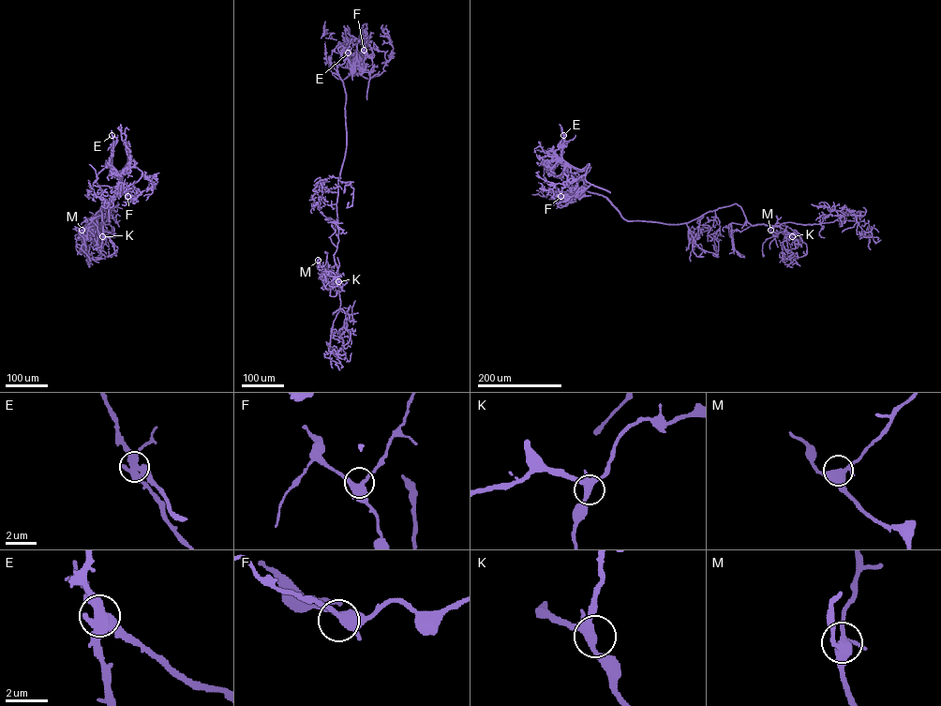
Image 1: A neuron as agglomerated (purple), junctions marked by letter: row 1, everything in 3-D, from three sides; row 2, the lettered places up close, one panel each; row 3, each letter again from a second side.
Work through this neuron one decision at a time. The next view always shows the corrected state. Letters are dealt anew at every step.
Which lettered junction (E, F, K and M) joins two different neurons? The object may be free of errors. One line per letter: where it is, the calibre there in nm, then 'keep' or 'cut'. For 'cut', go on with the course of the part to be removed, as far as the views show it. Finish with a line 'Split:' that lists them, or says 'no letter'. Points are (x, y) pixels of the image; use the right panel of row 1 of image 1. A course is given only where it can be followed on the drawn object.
E: place (563, 135); calibre 440 nm; cut
F: place (560, 196); calibre 400 nm; keep
K: place (792, 236); calibre 340 nm; keep
M: place (770, 230); calibre 440 nm; keep
Split: E

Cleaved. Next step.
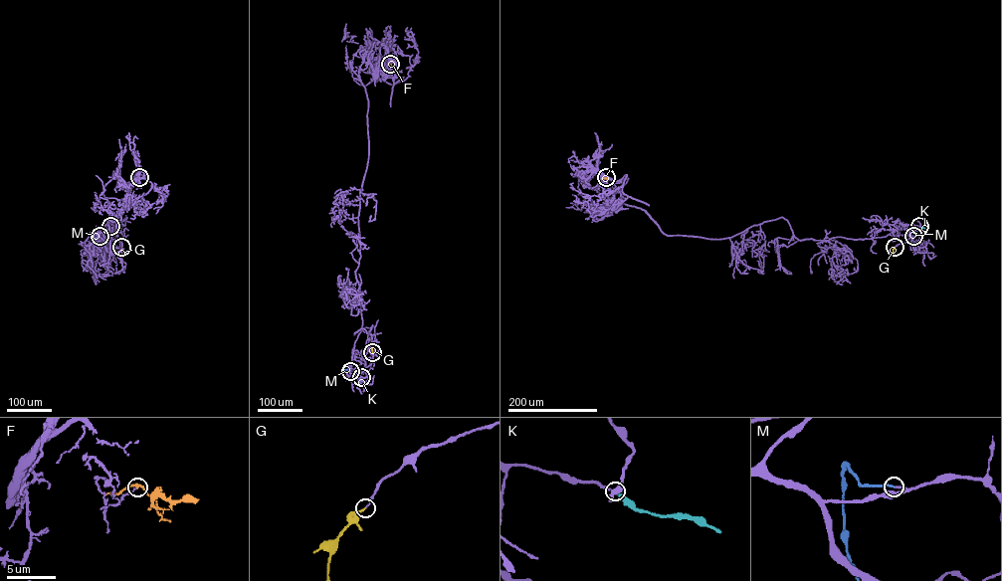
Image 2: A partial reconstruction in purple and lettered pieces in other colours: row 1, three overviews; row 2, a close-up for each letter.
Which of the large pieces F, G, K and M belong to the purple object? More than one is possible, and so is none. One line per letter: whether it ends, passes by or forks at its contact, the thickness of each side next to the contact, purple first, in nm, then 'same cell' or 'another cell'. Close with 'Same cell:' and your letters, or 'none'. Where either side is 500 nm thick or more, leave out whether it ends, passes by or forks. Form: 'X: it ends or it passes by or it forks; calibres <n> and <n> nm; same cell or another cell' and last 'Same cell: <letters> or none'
F: it passes by; calibres 110 and 170 nm; another cell
G: it ends; calibres 130 and 150 nm; same cell
K: it ends; calibres 190 and 280 nm; same cell
M: it ends; calibres 150 and 150 nm; same cell
Same cell: G, K, M

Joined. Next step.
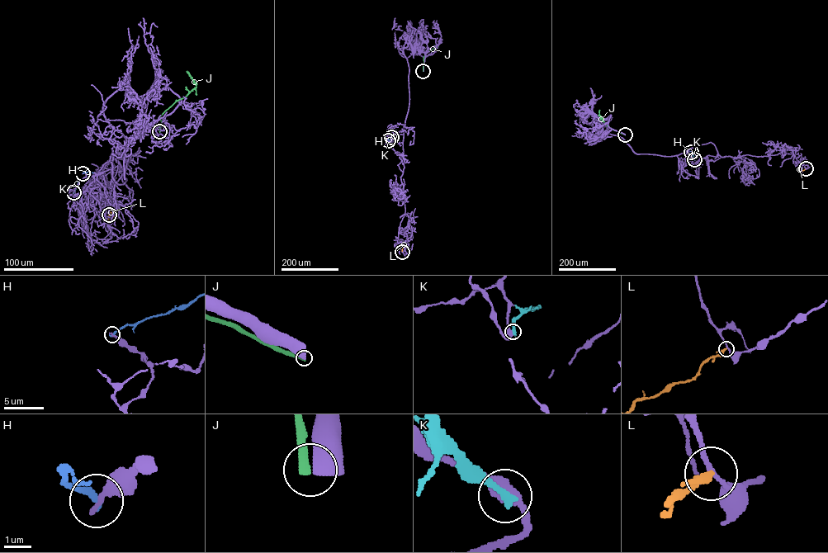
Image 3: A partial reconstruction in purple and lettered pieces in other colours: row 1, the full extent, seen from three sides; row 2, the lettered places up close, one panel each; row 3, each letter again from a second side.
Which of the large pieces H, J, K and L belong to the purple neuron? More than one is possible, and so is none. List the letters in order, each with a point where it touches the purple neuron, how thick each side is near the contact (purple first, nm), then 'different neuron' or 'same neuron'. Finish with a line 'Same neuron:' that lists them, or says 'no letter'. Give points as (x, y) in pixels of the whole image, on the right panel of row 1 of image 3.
H: (691, 152) | 280/240 nm | different neuron
J: (625, 134) | 600/400 nm | different neuron
K: (694, 159) | 480/320 nm | different neuron
L: (806, 168) | 140/200 nm | different neuron
Same neuron: no letter

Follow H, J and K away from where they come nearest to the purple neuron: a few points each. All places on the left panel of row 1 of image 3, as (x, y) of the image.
H: (82, 173), (93, 173)
J: (159, 131), (160, 115), (196, 87), (186, 71)
K: (73, 192), (78, 181)

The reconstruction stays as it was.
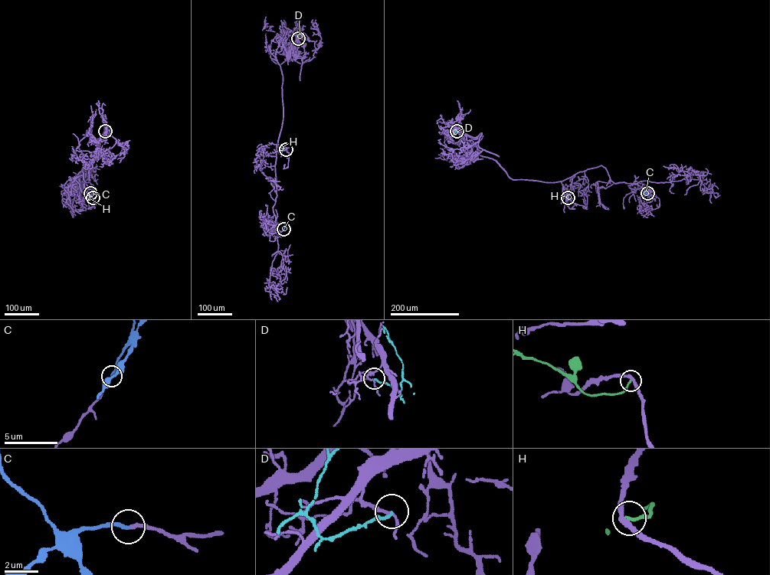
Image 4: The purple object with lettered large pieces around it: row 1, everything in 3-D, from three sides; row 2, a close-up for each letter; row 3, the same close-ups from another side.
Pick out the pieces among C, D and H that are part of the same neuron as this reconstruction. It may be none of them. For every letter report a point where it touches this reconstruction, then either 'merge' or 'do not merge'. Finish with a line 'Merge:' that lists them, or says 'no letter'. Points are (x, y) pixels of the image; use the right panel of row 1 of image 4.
C: (647, 193) | merge
D: (457, 131) | do not merge
H: (568, 197) | do not merge
Merge: C

